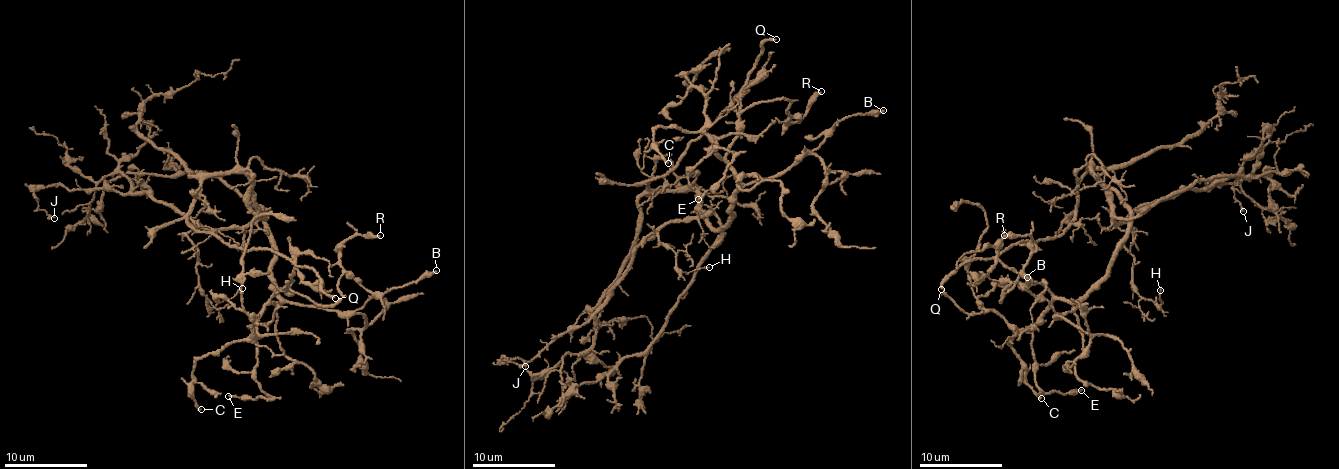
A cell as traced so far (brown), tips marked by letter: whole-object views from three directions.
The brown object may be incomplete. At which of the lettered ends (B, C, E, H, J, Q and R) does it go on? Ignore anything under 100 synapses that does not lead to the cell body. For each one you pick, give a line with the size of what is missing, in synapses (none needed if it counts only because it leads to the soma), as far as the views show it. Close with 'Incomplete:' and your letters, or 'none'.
Incomplete: Q

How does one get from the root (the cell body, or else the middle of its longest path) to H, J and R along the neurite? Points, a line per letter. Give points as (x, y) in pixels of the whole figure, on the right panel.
H: (1128, 211), (1114, 222), (1131, 226), (1123, 243), (1134, 258), (1132, 287), (1161, 306), (1160, 290)
J: (1128, 211), (1115, 224), (1140, 205), (1236, 183), (1237, 177), (1235, 199), (1243, 211)
R: (1128, 211), (1111, 267), (1074, 301), (1039, 283), (1009, 284), (1000, 300), (1032, 239), (1004, 235)

